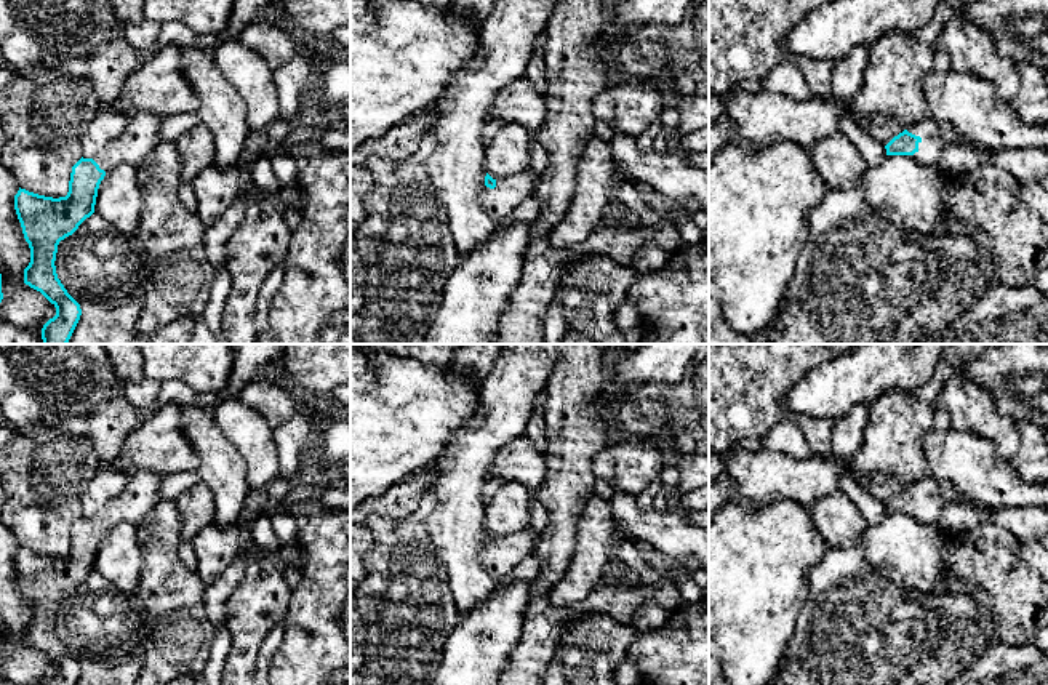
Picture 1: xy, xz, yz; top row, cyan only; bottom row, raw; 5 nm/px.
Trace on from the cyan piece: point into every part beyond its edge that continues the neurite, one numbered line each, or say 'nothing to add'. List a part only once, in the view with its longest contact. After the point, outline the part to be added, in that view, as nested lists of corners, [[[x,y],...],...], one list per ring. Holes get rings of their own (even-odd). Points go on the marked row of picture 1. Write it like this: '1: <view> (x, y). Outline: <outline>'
1: yz (930, 148). Outline: [[[925,117],[914,122],[907,131],[922,138],[918,150],[909,157],[920,165],[938,165],[942,150],[938,122],[931,117]]]

